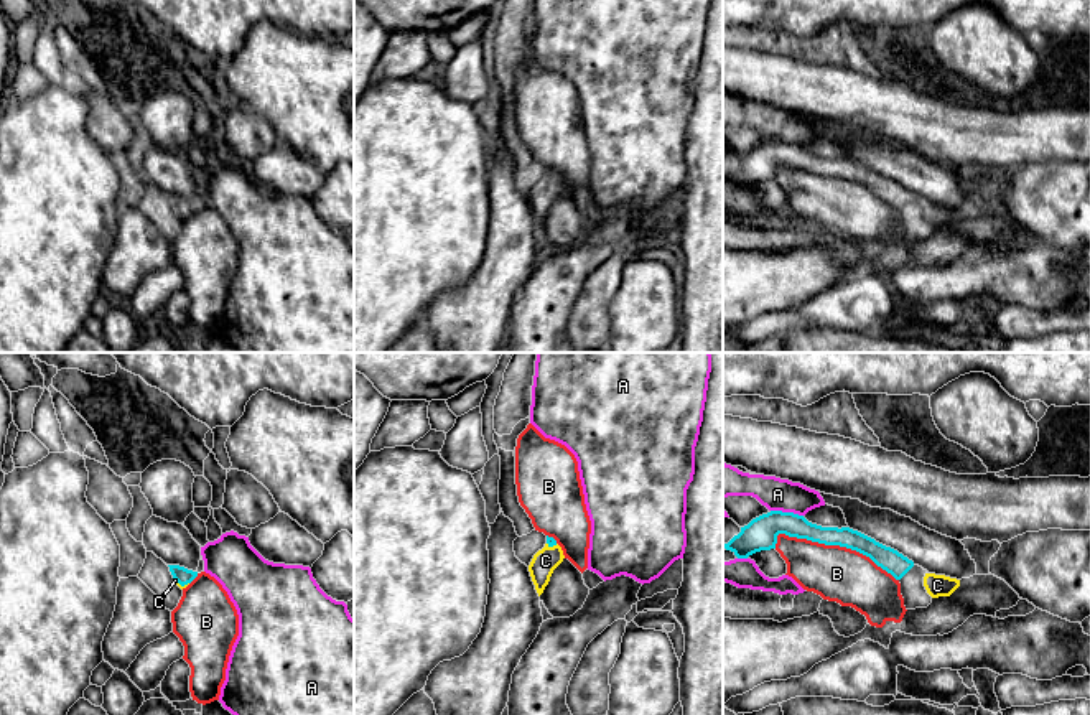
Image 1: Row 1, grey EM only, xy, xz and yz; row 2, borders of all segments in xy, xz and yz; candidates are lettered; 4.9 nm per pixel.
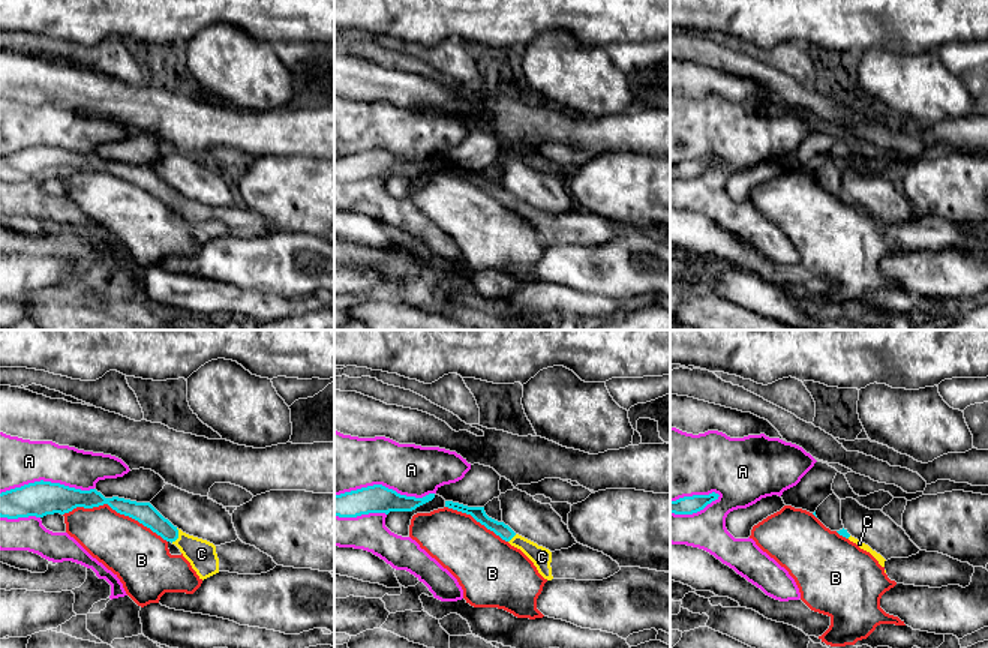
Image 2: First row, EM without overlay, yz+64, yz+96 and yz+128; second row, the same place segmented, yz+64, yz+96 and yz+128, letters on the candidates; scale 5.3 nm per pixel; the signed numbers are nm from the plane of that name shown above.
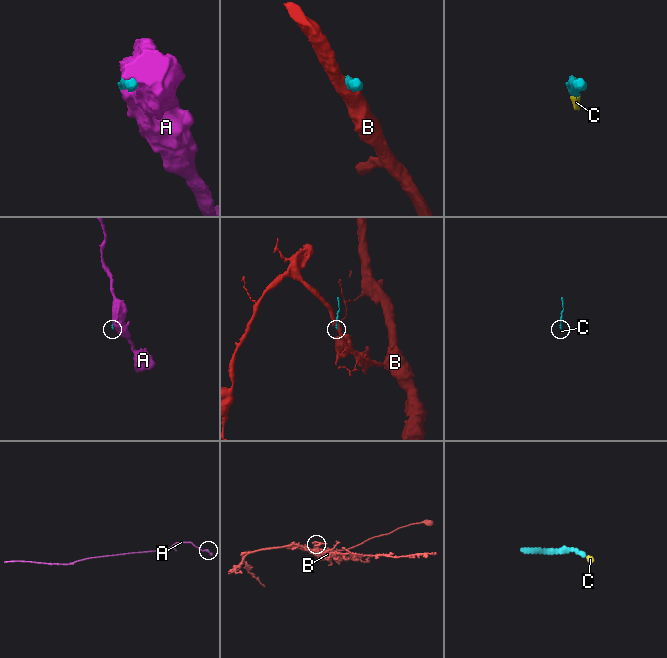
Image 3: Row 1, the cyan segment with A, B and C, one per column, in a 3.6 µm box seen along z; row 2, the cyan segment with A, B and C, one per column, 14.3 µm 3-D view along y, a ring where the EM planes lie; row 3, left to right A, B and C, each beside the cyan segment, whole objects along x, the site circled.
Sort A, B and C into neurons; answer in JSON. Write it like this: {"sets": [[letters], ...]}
{"sets": [["A"], ["B"], ["C"]]}

